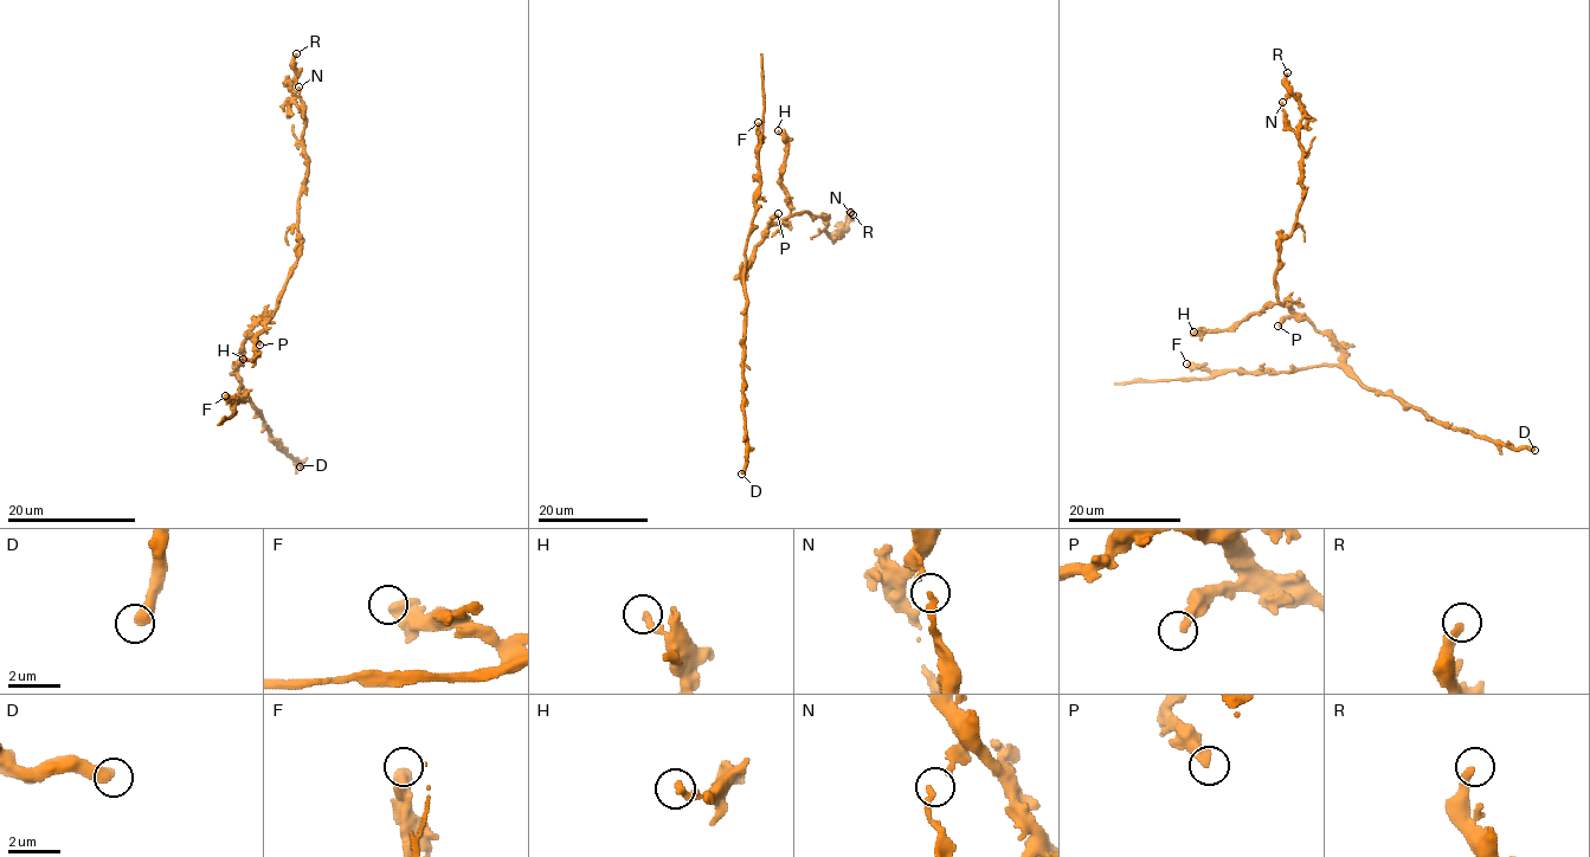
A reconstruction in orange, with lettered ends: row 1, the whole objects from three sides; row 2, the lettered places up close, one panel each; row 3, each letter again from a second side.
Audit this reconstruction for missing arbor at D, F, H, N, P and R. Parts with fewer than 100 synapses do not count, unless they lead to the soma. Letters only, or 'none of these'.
none of these

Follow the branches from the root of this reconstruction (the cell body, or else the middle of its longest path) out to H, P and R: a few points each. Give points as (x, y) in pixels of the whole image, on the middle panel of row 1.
H: (765, 237), (766, 231), (790, 212), (780, 173), (786, 162), (786, 140), (778, 130)
P: (765, 237), (765, 229), (778, 213)
R: (765, 237), (773, 224), (808, 212), (824, 218), (830, 237), (838, 236), (853, 214)

